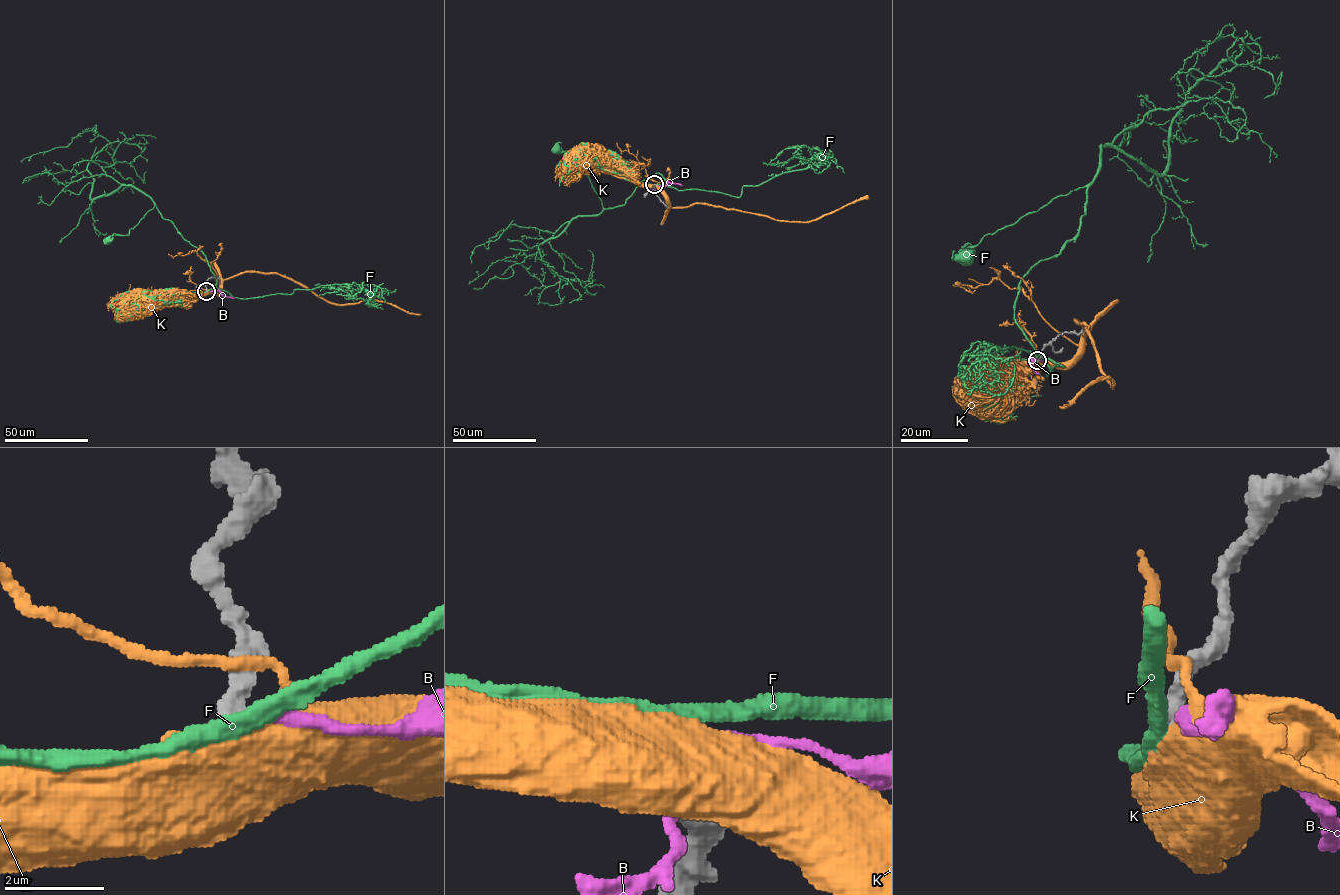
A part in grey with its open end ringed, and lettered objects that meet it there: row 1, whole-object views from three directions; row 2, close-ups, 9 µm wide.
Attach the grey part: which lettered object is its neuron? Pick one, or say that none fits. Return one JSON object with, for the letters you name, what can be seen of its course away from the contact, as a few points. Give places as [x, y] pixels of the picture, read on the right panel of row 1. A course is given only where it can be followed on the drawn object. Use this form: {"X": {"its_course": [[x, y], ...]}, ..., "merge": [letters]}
{"merge": []}

